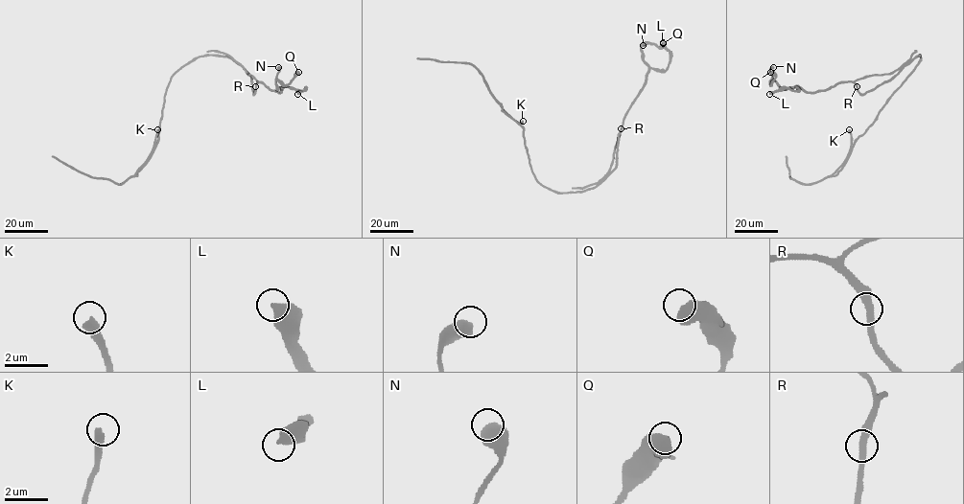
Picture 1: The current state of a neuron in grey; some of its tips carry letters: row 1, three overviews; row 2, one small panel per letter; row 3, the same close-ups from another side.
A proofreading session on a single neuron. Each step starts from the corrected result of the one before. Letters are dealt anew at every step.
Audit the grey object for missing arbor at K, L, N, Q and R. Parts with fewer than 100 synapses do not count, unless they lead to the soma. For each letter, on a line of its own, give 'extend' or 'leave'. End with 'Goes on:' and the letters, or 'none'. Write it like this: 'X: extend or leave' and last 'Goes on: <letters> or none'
K: extend
L: leave
N: leave
Q: leave
R: leave
Goes on: K

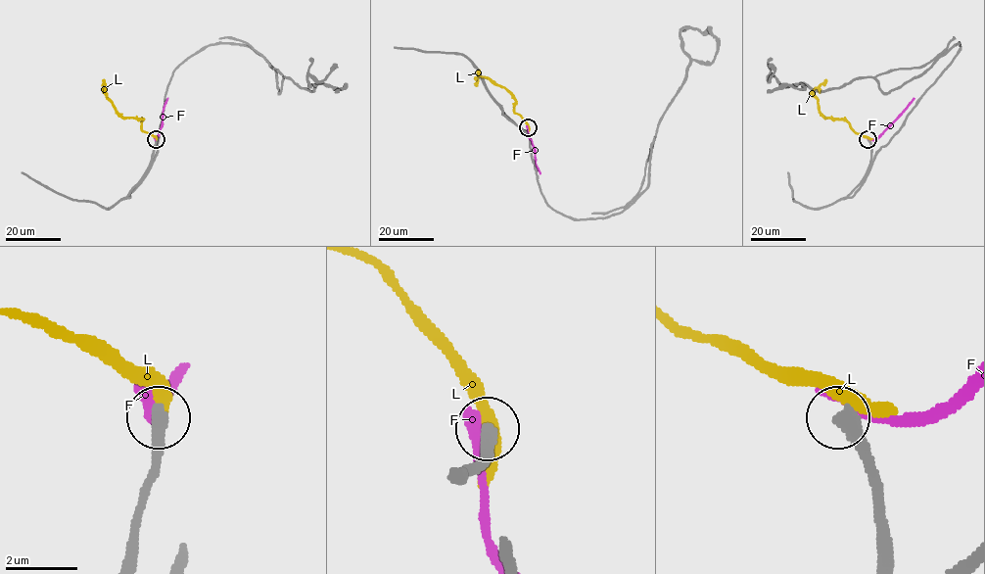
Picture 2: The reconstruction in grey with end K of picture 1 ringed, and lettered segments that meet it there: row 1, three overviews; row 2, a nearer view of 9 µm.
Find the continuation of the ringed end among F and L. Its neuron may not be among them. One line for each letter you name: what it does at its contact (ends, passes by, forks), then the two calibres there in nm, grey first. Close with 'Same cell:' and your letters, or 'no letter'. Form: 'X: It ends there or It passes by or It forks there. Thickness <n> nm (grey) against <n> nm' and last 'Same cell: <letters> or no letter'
Same cell: no letter

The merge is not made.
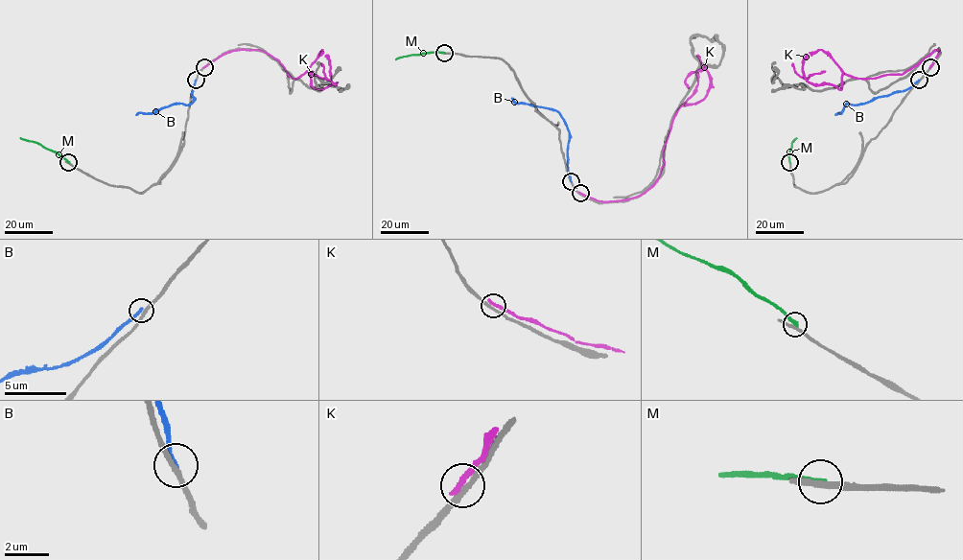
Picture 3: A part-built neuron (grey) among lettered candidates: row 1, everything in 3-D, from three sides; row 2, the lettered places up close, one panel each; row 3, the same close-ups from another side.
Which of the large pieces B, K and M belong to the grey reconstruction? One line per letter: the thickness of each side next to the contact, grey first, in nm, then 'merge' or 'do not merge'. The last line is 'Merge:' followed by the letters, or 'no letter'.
B: calibres 240 and 240 nm; do not merge
K: calibres 240 and 300 nm; do not merge
M: calibres 280 and 280 nm; do not merge
Merge: no letter

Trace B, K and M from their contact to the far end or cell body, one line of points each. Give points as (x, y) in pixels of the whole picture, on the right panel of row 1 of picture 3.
B: (919, 80), (904, 90), (865, 103), (847, 104), (840, 113), (835, 115)
K: (930, 66), (937, 50), (902, 74), (857, 78), (842, 71), (840, 89), (807, 80), (825, 71)
M: (789, 162), (788, 152), (796, 137)

